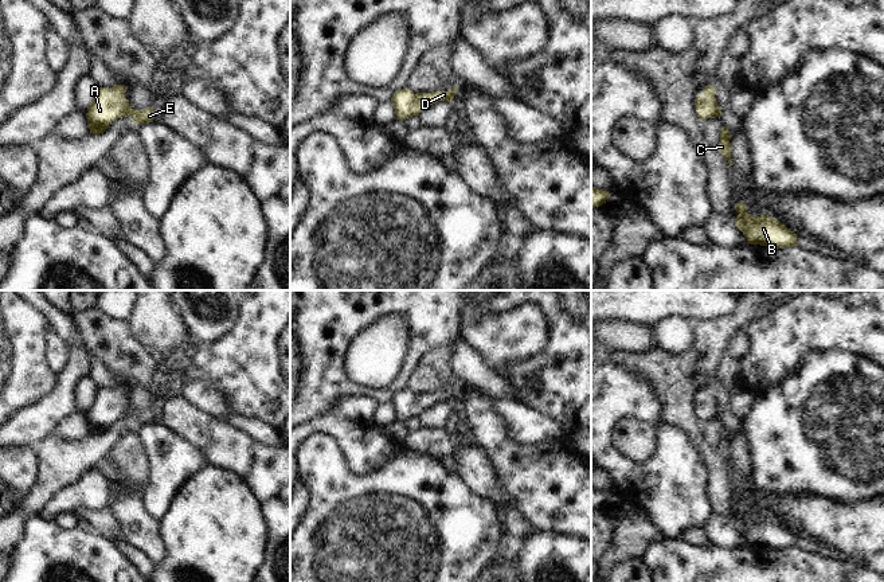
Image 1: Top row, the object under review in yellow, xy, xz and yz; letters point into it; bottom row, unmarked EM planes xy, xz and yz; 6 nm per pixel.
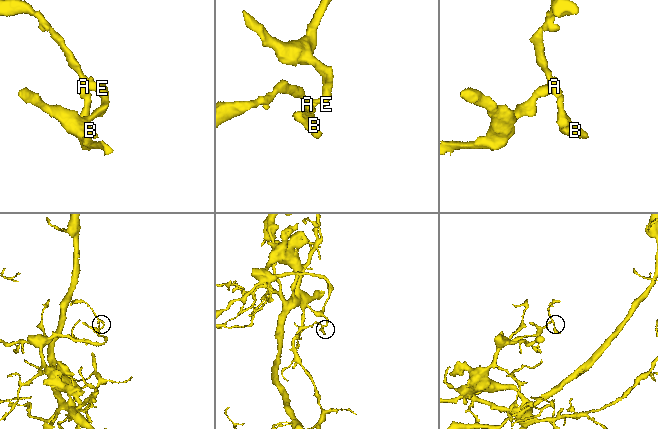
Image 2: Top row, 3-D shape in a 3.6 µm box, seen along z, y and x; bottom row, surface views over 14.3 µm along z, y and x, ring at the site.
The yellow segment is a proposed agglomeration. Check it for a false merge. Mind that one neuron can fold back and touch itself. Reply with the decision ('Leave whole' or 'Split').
Leave whole.

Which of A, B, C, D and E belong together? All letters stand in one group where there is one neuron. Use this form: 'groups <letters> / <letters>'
groups A B C D E

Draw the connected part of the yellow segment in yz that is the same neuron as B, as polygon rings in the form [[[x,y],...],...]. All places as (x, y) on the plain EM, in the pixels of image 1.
[[[742,503],[735,505],[735,511],[739,516],[734,523],[747,539],[748,544],[771,547],[774,550],[797,547],[797,535],[782,526],[778,520],[764,515],[752,519]]]

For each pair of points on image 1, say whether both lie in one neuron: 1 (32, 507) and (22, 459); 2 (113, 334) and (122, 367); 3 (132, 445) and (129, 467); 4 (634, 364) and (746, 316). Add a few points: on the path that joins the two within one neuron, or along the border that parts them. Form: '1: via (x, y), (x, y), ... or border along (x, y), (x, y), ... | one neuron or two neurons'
1: border along (36, 461), (36, 480), (24, 502), (15, 510) | two neurons
2: via (113, 342), (122, 359) | one neuron
3: via (130, 450), (130, 461) | one neuron
4: via (662, 364), (691, 364), (718, 338) | one neuron

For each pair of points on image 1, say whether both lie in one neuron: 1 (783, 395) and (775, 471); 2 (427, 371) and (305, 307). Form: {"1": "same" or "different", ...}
{"1": "same", "2": "different"}

